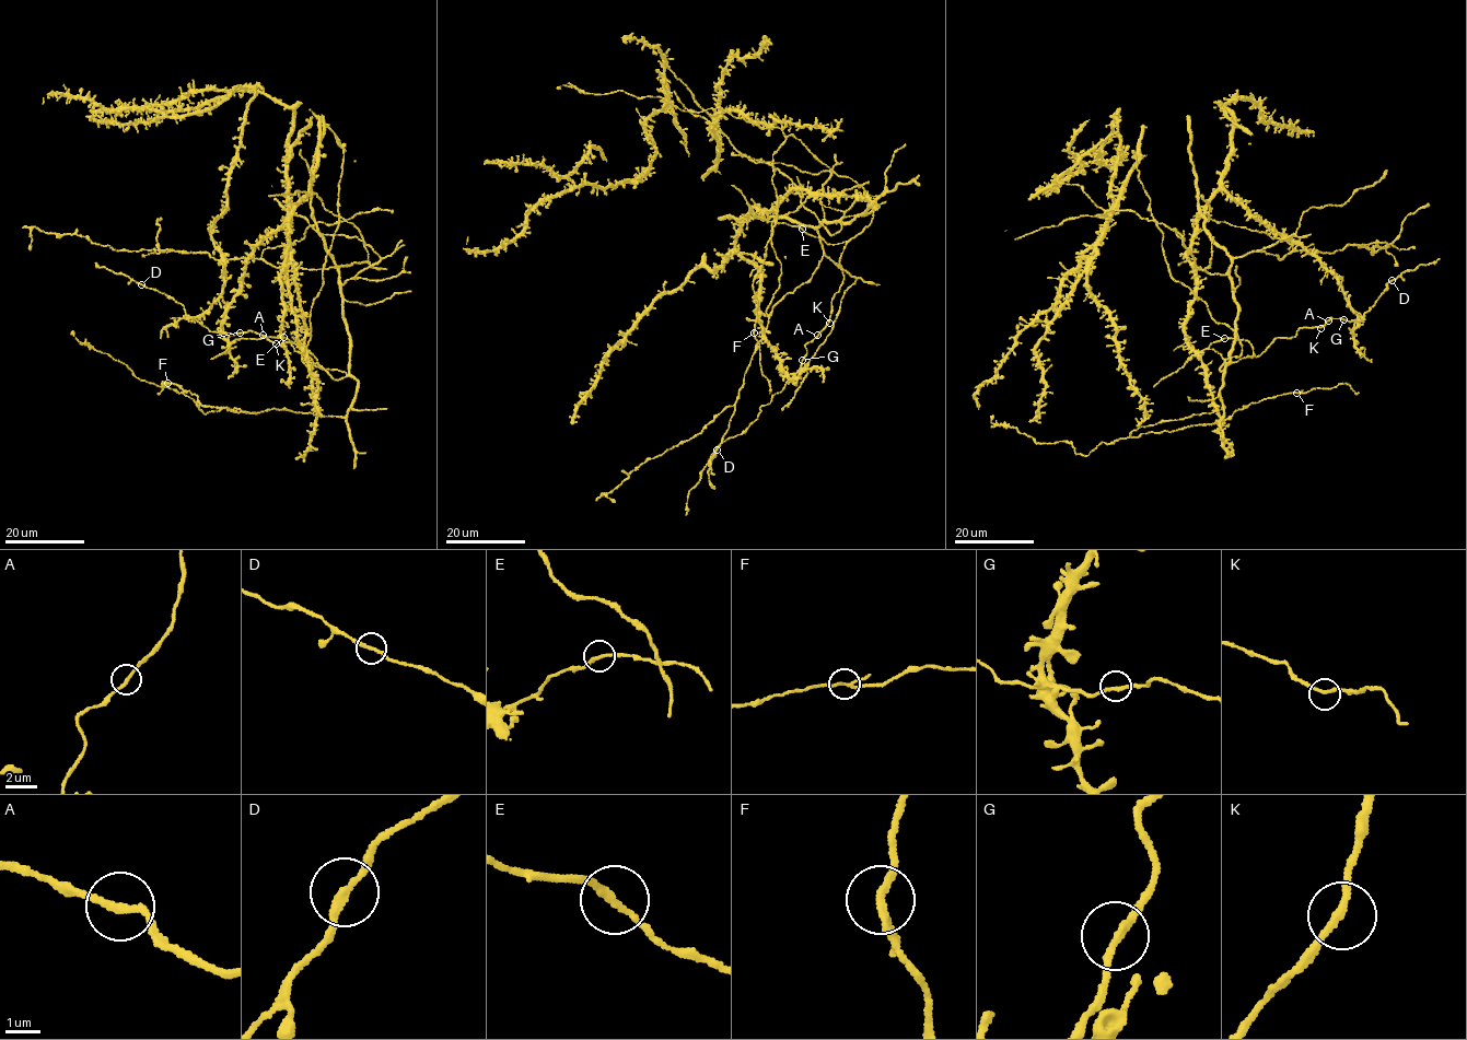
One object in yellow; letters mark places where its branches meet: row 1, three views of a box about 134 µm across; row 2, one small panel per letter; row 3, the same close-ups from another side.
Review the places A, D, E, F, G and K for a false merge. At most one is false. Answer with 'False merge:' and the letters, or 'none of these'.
False merge: none of these

